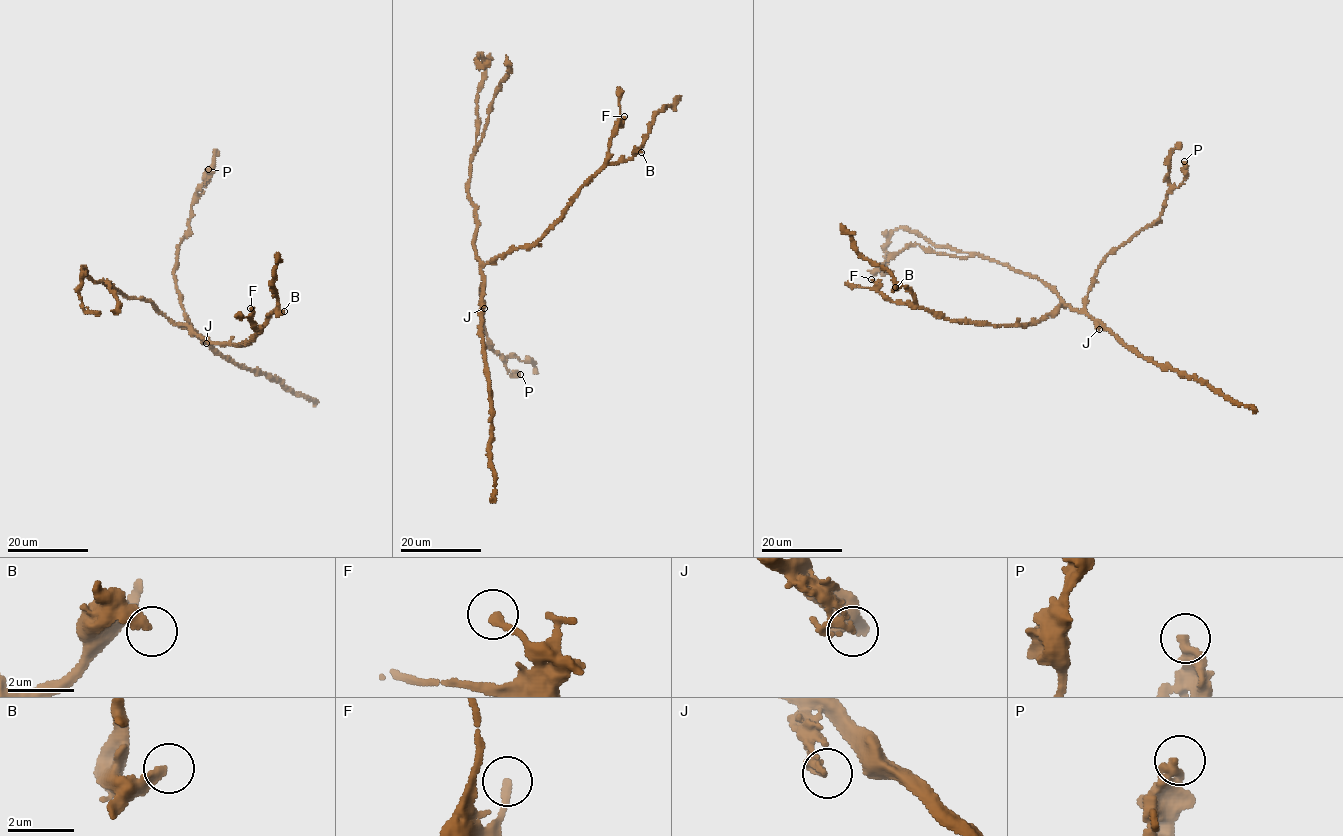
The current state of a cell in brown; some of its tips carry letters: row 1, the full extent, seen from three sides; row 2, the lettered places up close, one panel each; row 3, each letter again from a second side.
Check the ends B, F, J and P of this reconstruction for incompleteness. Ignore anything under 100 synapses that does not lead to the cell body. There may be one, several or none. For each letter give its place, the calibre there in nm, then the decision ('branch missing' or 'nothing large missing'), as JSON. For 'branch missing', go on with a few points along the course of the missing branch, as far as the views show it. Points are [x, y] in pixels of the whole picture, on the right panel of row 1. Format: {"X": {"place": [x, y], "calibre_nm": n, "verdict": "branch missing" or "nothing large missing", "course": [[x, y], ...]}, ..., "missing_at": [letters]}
{"B": {"place": [895, 287], "calibre_nm": 280, "verdict": "nothing large missing"}, "F": {"place": [871, 279], "calibre_nm": 240, "verdict": "nothing large missing"}, "J": {"place": [1099, 329], "calibre_nm": 110, "verdict": "nothing large missing"}, "P": {"place": [1184, 161], "calibre_nm": 340, "verdict": "nothing large missing"}, "missing_at": []}

